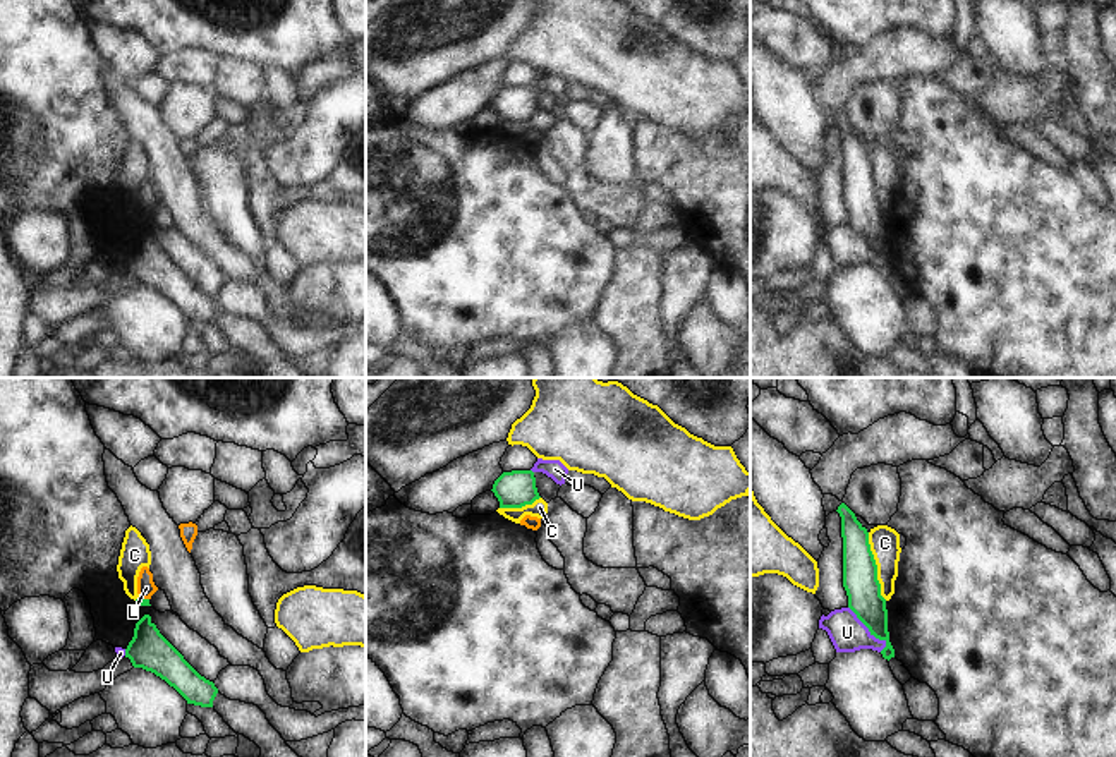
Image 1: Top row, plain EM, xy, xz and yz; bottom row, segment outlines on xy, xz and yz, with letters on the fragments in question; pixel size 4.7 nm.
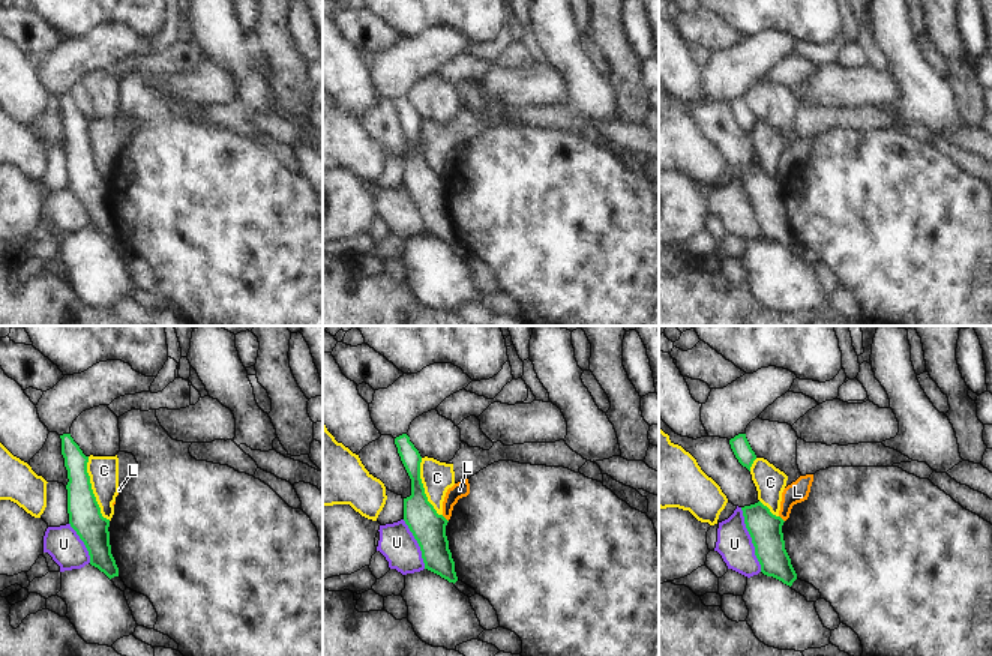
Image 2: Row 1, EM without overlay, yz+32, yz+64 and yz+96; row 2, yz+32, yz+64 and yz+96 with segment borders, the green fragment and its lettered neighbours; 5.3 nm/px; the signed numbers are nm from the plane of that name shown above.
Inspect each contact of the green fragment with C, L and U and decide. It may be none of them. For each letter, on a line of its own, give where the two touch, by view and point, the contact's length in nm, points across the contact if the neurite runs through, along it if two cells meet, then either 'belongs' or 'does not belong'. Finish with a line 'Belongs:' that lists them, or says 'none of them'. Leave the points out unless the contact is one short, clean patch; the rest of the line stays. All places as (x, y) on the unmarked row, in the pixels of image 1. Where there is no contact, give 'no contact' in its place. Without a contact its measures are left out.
C: contact yz (876, 182); length 340 nm; does not belong
L: contact xy (145, 215); length 50 nm; border xy (139, 211), (148, 215); does not belong
U: contact yz (869, 246); length 260 nm; border yz (849, 222), (885, 258), (881, 266); does not belong
Belongs: none of them

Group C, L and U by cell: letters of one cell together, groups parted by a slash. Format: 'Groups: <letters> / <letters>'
Groups: C / L U

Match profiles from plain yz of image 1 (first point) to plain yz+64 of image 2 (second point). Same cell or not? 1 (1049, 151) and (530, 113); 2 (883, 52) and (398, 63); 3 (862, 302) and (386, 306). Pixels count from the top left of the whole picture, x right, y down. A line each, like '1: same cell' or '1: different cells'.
1: same cell
2: same cell
3: different cells

